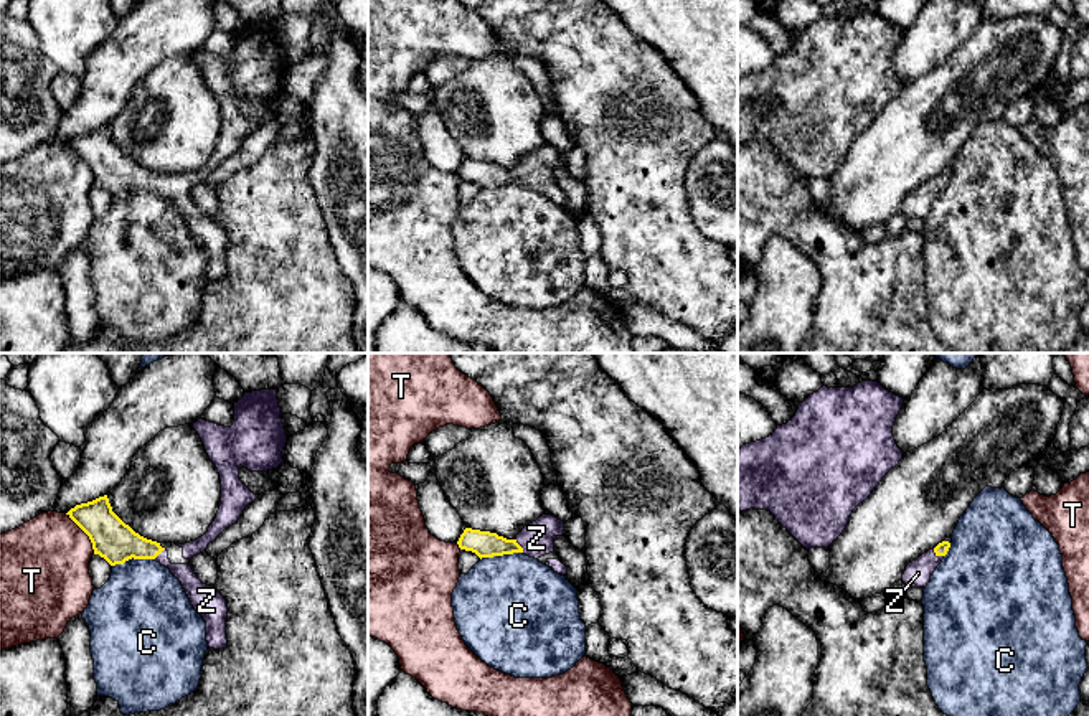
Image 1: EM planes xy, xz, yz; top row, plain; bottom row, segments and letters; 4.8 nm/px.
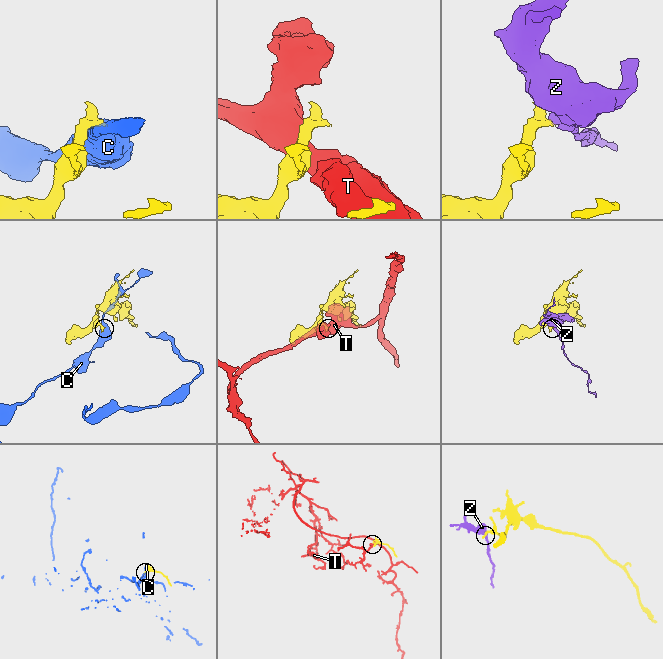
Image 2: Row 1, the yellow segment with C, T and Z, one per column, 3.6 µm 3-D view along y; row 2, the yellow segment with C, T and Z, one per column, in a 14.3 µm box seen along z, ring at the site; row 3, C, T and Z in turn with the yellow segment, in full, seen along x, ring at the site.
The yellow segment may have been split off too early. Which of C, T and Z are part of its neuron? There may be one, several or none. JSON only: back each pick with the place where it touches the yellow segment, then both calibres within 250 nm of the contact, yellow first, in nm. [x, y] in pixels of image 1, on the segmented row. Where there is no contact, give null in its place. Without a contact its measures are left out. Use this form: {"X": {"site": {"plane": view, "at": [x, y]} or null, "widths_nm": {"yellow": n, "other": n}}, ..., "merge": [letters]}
{"Z": {"site": {"plane": "yz", "at": [938, 555]}, "widths_nm": {"yellow": 60, "other": 130}}, "merge": ["Z"]}

